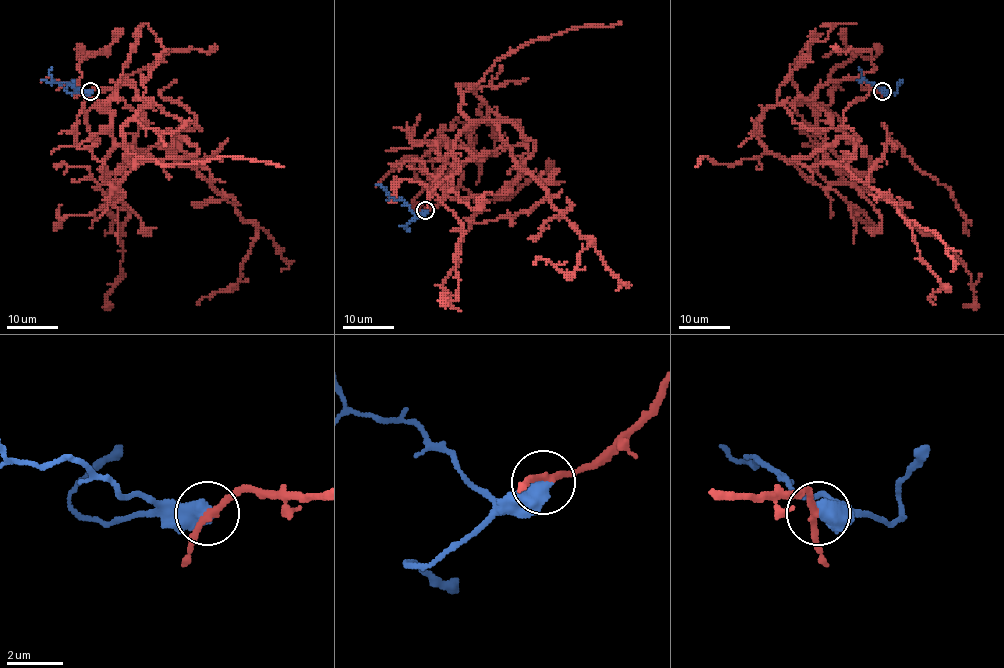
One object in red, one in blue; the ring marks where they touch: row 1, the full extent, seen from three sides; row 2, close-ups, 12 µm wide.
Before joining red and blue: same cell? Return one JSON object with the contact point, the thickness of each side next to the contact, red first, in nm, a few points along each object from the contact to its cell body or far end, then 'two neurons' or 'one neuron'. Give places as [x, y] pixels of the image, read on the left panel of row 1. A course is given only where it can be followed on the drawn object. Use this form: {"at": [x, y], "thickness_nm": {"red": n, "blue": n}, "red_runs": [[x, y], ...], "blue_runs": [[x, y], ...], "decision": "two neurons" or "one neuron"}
{"at": [90, 91], "thickness_nm": {"red": 220, "blue": 650}, "red_runs": [[90, 92], [123, 79], [153, 102], [123, 128], [130, 162], [213, 176], [172, 144], [134, 142], [104, 230]], "blue_runs": [[90, 92], [80, 91], [66, 82], [40, 80]], "decision": "one neuron"}

